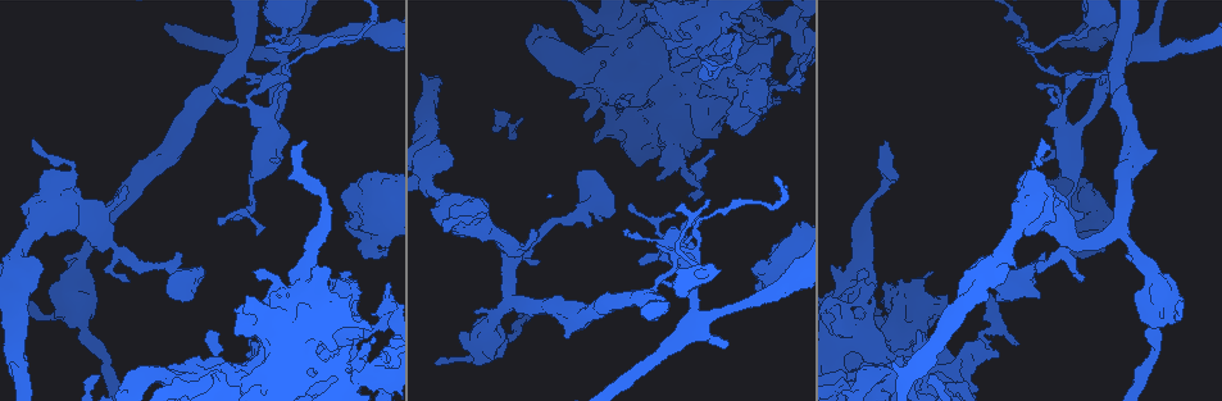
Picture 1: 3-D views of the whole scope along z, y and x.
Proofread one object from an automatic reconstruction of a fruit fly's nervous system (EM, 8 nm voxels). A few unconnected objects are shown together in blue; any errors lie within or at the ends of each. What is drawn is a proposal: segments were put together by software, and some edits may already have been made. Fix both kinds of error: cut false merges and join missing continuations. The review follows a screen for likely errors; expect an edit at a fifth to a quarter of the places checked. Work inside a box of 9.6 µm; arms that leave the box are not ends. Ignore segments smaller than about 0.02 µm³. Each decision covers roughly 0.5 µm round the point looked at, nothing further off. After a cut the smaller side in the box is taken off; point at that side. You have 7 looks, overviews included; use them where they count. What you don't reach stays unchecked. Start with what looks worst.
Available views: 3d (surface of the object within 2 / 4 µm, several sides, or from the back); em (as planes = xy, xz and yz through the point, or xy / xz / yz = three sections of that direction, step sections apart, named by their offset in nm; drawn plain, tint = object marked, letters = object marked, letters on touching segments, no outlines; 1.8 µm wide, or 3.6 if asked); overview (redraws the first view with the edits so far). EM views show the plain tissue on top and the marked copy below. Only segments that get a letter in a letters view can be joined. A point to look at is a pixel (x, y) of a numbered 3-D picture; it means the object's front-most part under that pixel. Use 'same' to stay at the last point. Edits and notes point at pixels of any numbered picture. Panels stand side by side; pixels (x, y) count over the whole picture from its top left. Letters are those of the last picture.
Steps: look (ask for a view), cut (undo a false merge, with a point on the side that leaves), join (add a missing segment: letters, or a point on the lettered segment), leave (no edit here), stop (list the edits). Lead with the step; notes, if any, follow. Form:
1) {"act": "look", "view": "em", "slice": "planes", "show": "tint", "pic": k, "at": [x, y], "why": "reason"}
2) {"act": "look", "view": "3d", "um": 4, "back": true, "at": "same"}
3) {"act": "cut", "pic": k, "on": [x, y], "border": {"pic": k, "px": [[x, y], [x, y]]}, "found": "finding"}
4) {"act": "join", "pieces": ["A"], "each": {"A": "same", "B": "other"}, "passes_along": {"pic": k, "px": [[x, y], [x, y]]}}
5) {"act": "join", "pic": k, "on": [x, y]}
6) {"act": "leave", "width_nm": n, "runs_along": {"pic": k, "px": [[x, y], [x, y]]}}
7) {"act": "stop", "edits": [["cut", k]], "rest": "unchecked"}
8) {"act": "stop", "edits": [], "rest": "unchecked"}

{"act": "look", "view": "3d", "um": 4, "back": true, "pic": 1, "at": [1093, 188], "why": "stops while still wide"}

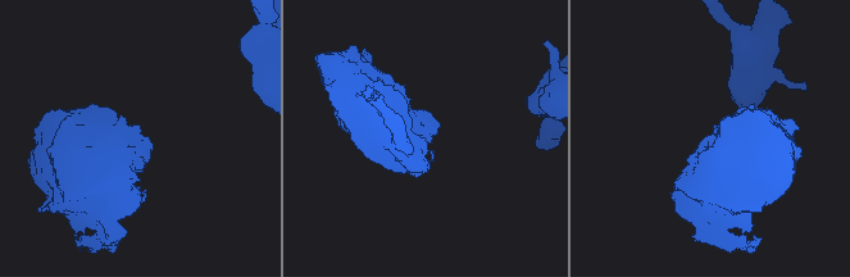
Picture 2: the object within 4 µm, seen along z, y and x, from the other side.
{"act": "look", "view": "em", "um": 3.6, "slice": "planes", "show": "letters", "pic": 2, "at": [143, 138]}

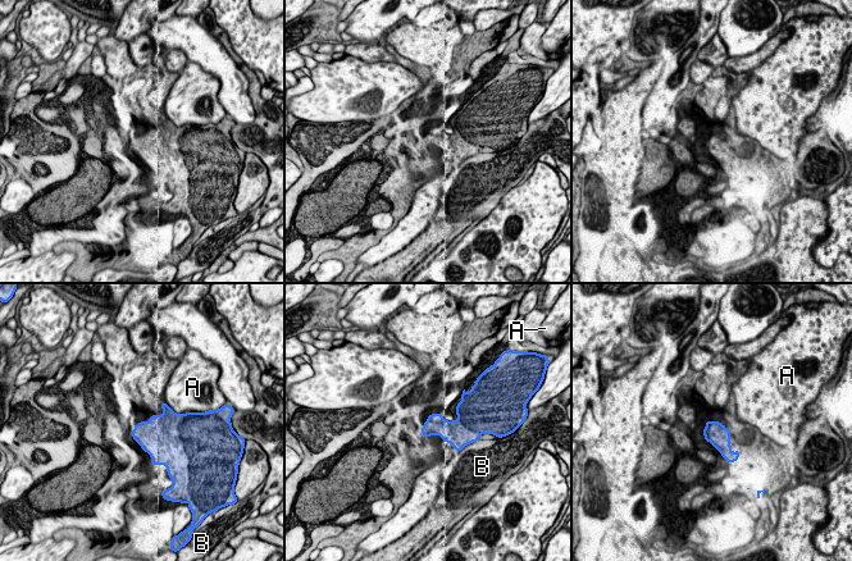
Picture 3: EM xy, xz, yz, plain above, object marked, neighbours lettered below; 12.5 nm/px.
{"act": "leave", "width_nm": 280, "longest_contact_nm": ["A", 240], "each": {"A": "other", "B": "other"}, "found": "no lettered segment goes on from it"}

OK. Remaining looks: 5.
{"act": "look", "view": "em", "slice": "planes", "show": "letters", "pic": 1, "at": [713, 16]}

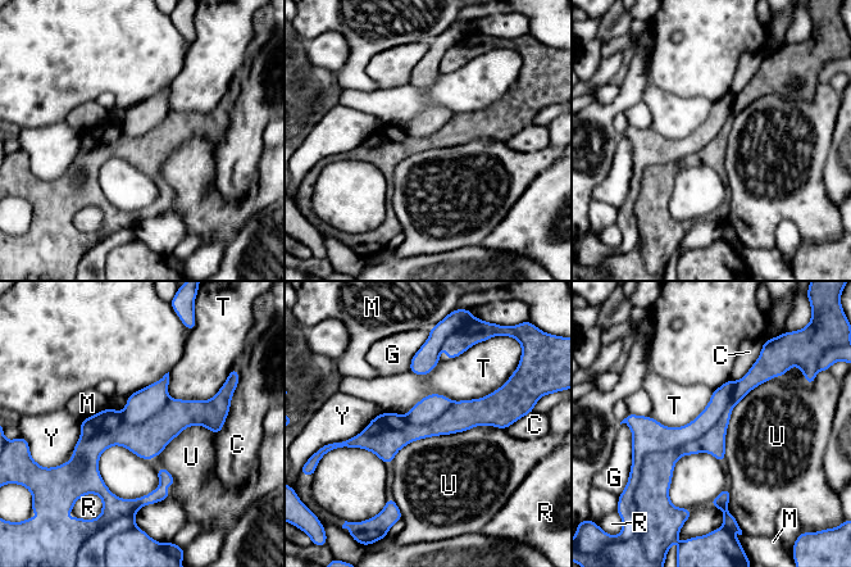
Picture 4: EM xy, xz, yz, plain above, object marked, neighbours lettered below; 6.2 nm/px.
{"act": "cut", "pic": 4, "on": [664, 438], "each": {"C": "other", "G": "other", "M": "other", "R": "other", "T": "other", "U": "other", "Y": "other"}, "part_leaving": {"pic": 4, "px": [[731, 384], [690, 432], [638, 431]]}, "found": "two neurons meet here"}

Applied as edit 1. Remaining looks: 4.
{"act": "look", "view": "overview", "why": "redraw"}

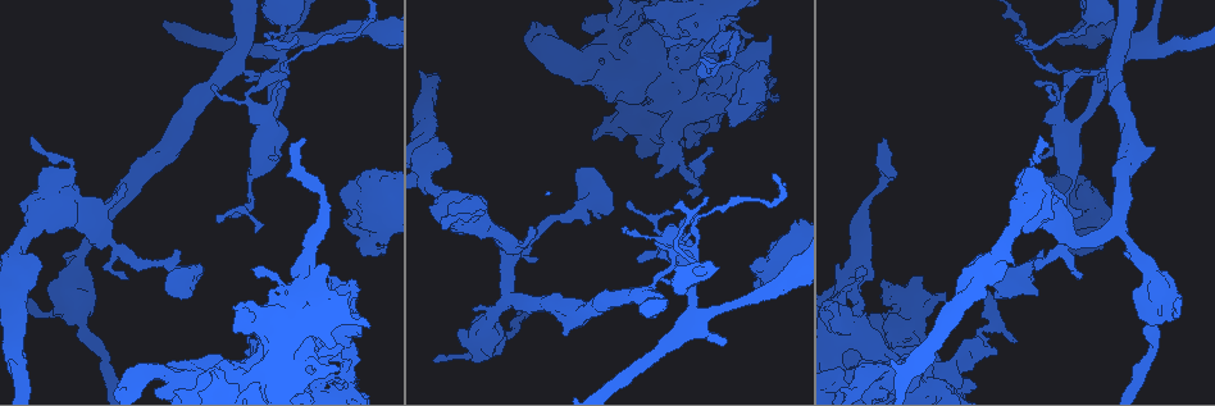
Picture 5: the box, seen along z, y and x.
{"act": "look", "view": "3d", "um": 4, "pic": 5, "at": [646, 81], "why": "thick turns thin"}

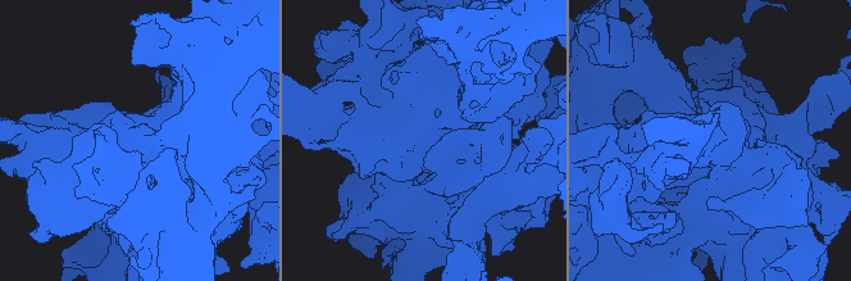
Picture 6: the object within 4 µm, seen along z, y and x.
{"act": "look", "view": "em", "um": 3.6, "slice": "xy", "step": 8, "show": "tint", "pic": 6, "at": [418, 141], "arms": 3, "arm_widths_nm": [360, 500, 600]}

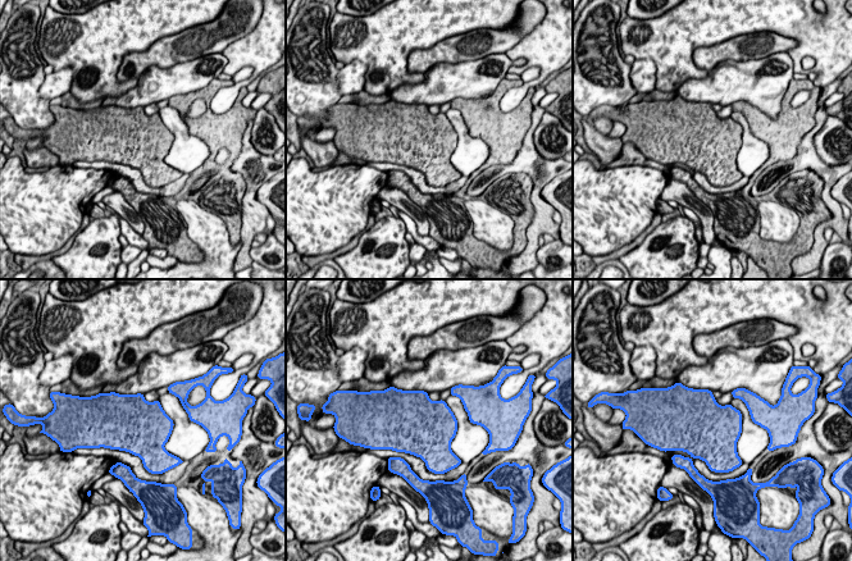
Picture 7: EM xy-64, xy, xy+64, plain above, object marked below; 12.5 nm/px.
{"act": "look", "view": "em", "um": 3.6, "slice": "planes", "show": "letters", "at": "same", "why": "another direction"}

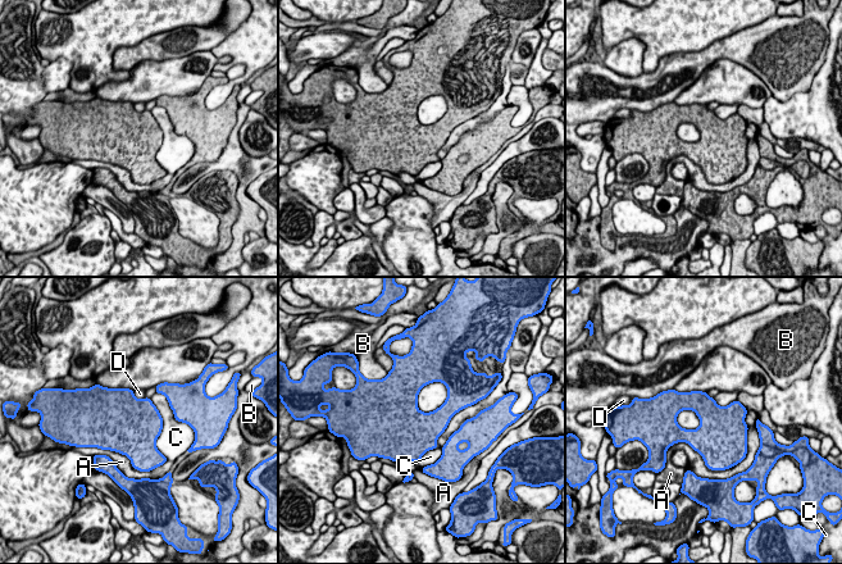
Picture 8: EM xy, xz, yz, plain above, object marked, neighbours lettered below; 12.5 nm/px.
{"act": "leave", "longest_contact_nm": ["C", 950], "each": {"A": "other", "B": "other", "C": "other", "D": "other"}, "found": "continuous, no second neuron"}

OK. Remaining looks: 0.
{"act": "stop", "edits": [["cut", 4]], "rest": "unchecked"}

